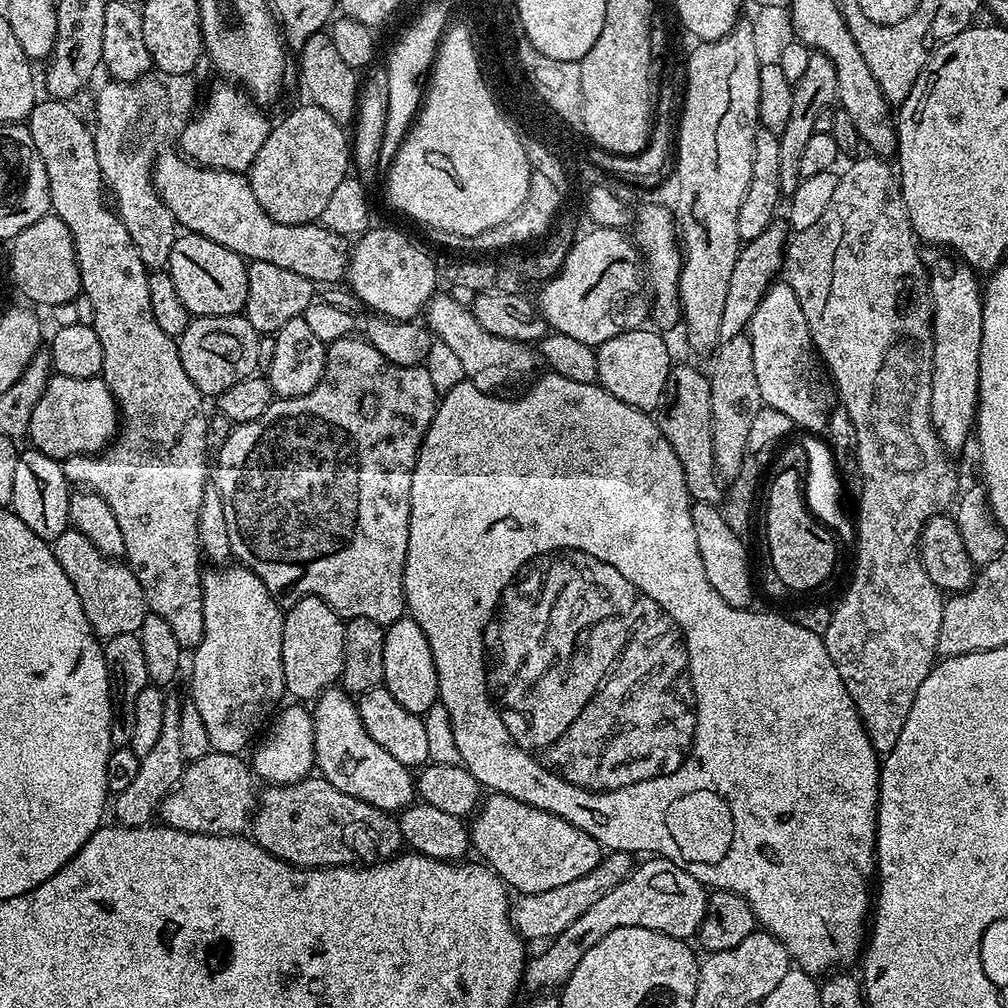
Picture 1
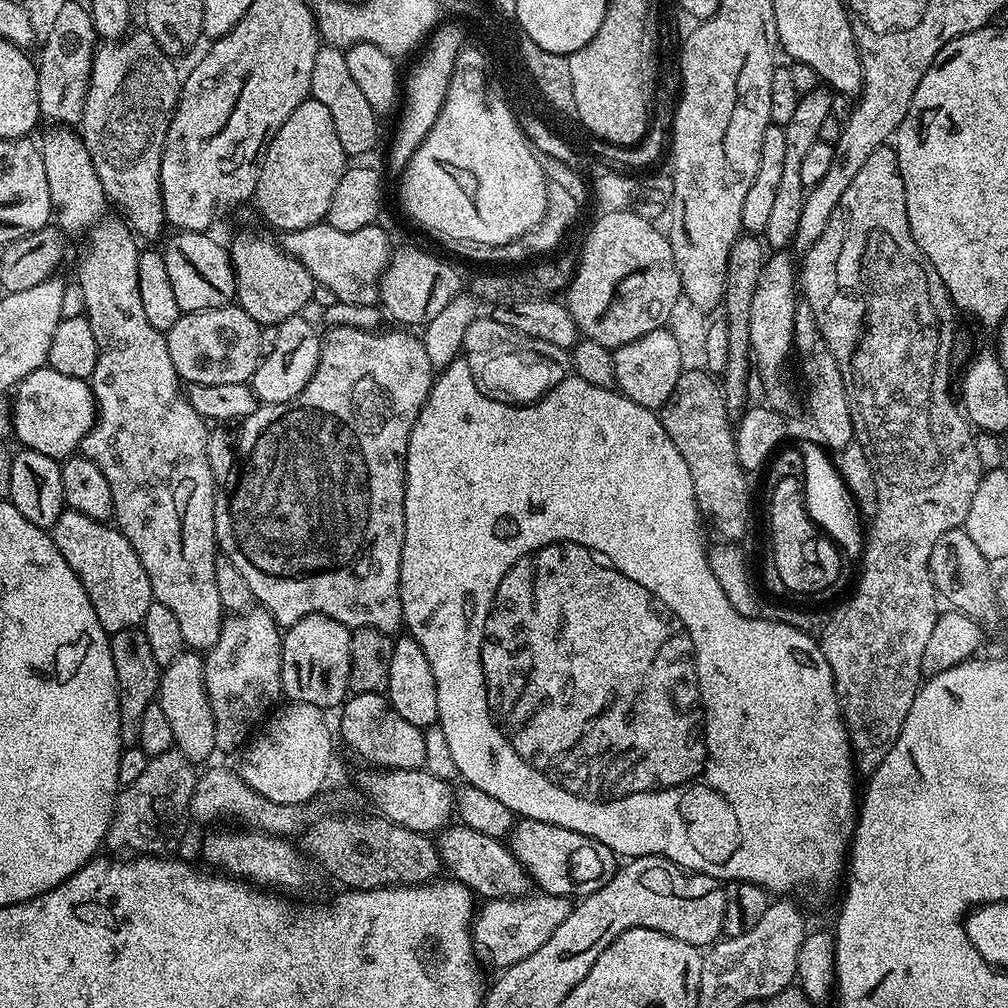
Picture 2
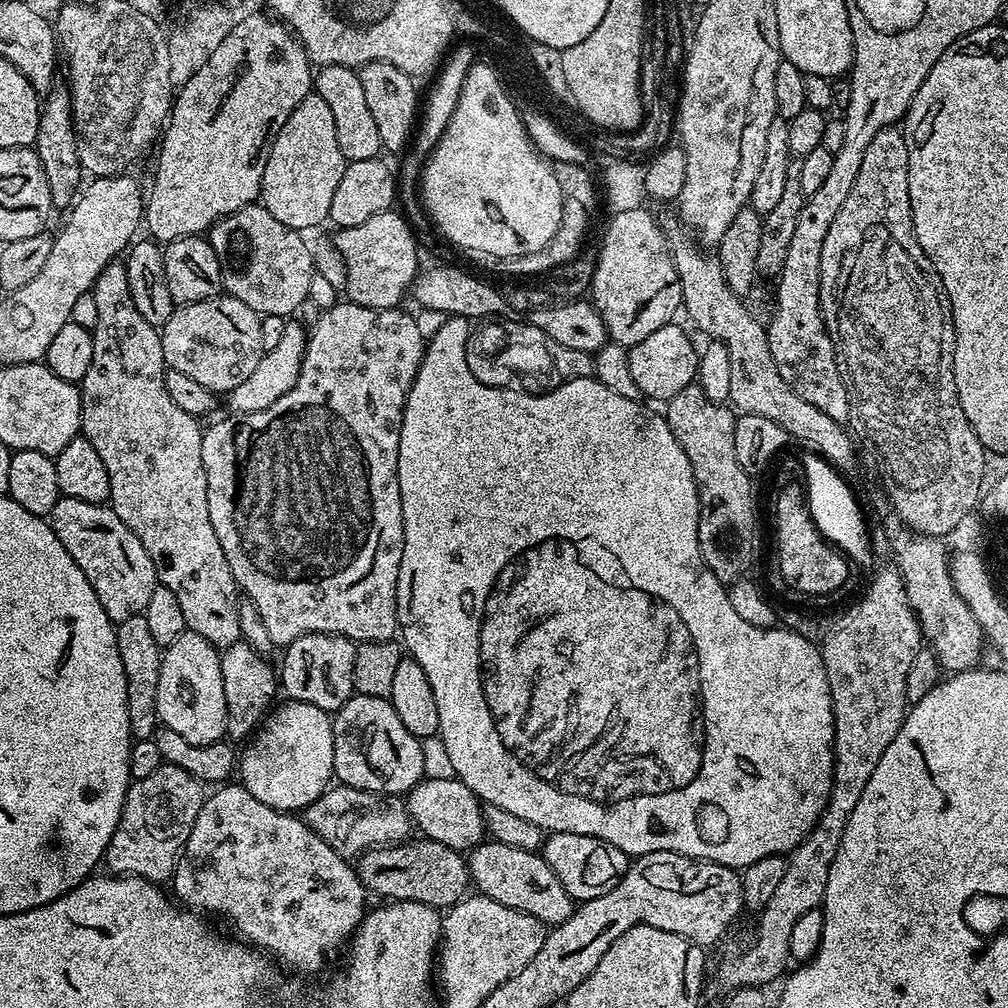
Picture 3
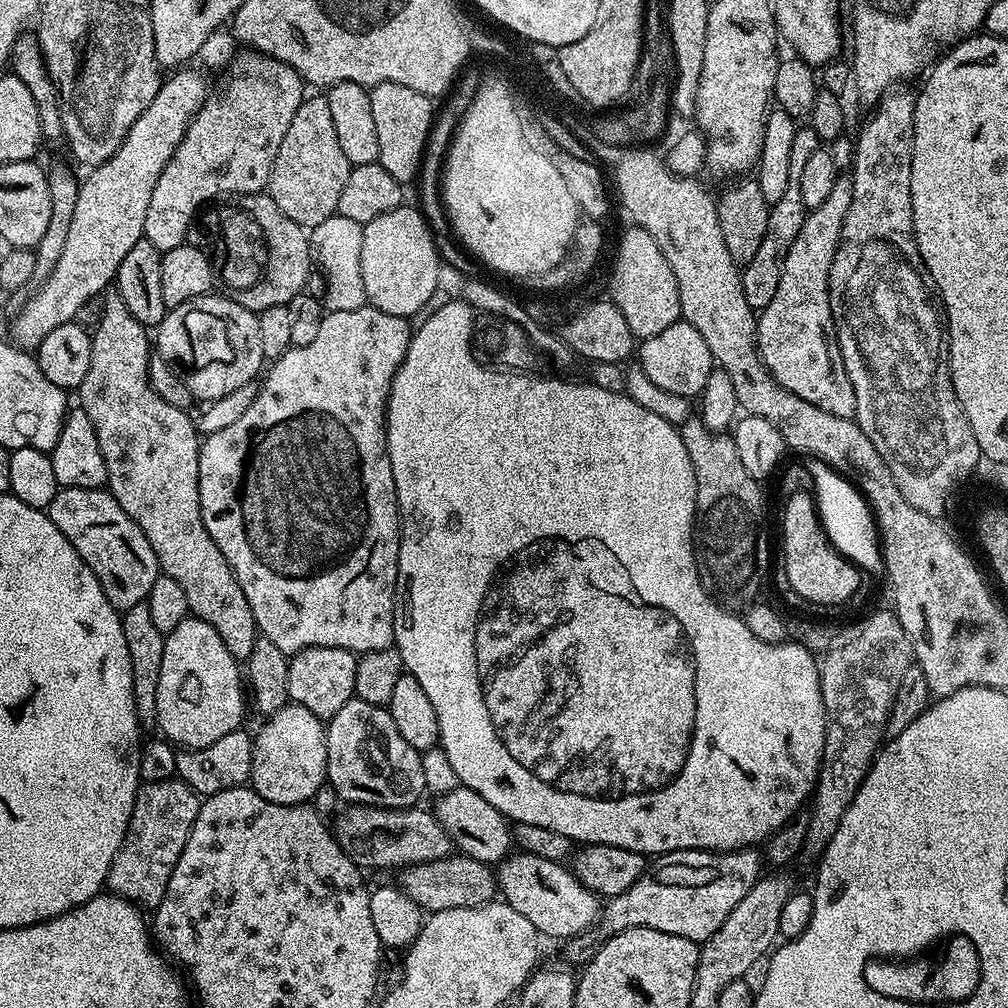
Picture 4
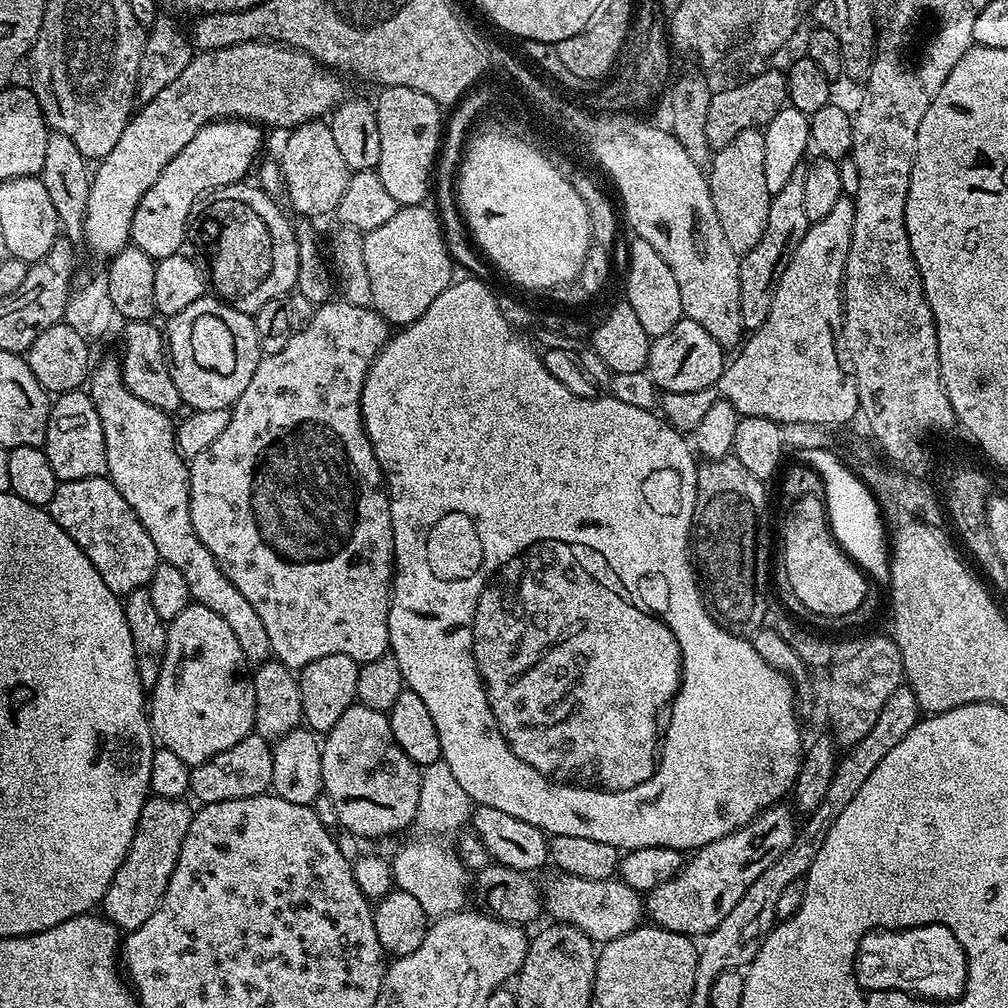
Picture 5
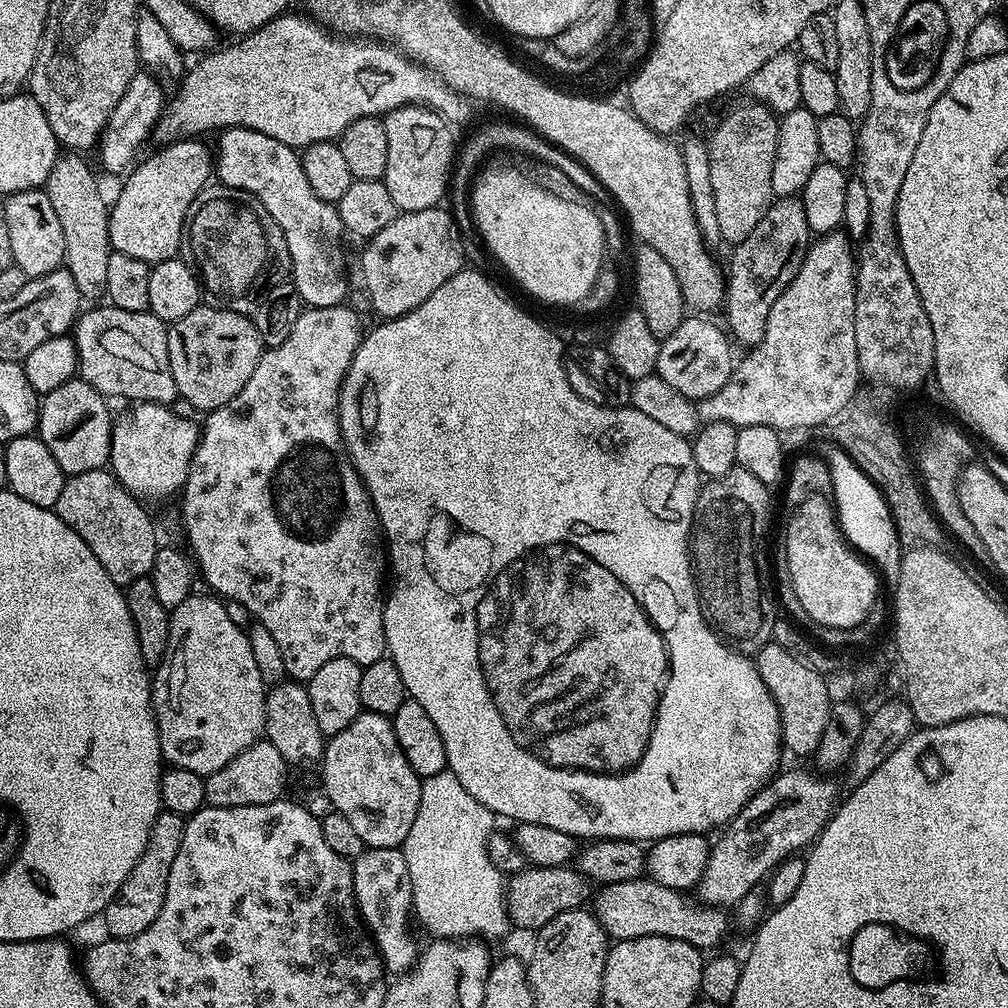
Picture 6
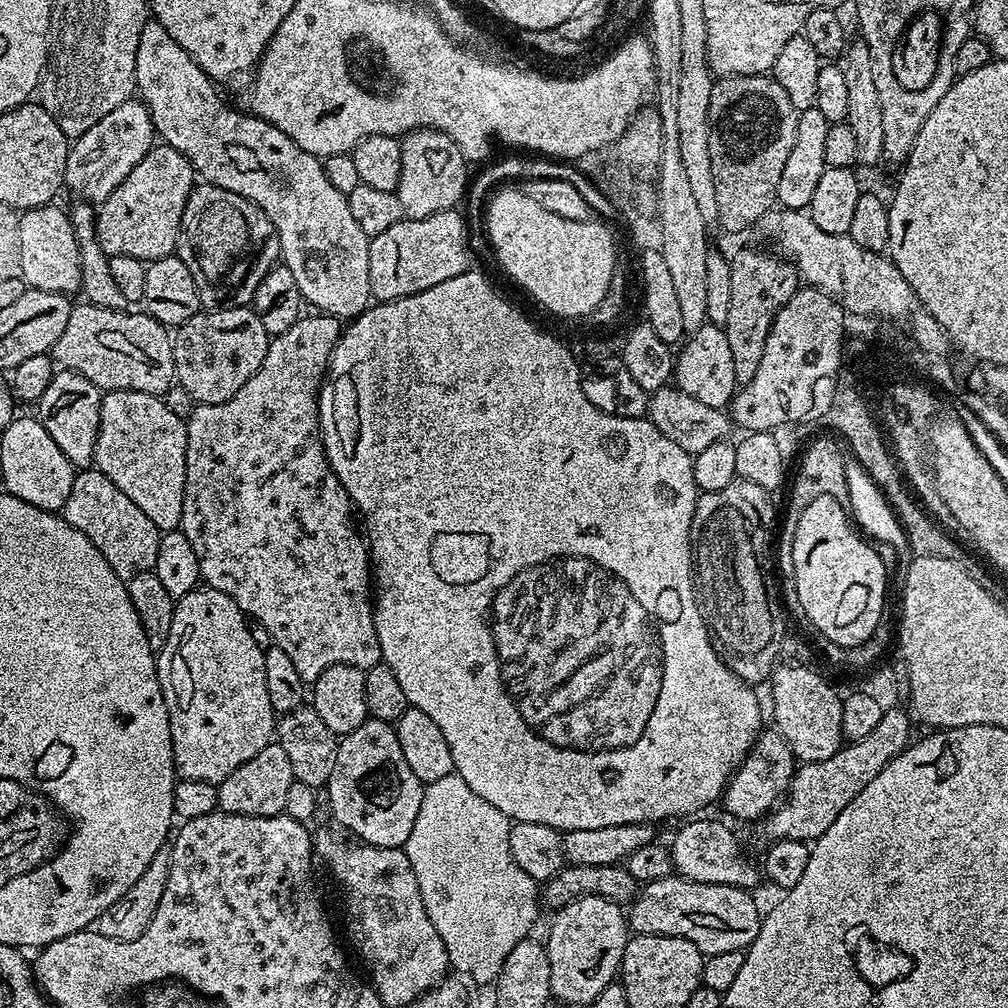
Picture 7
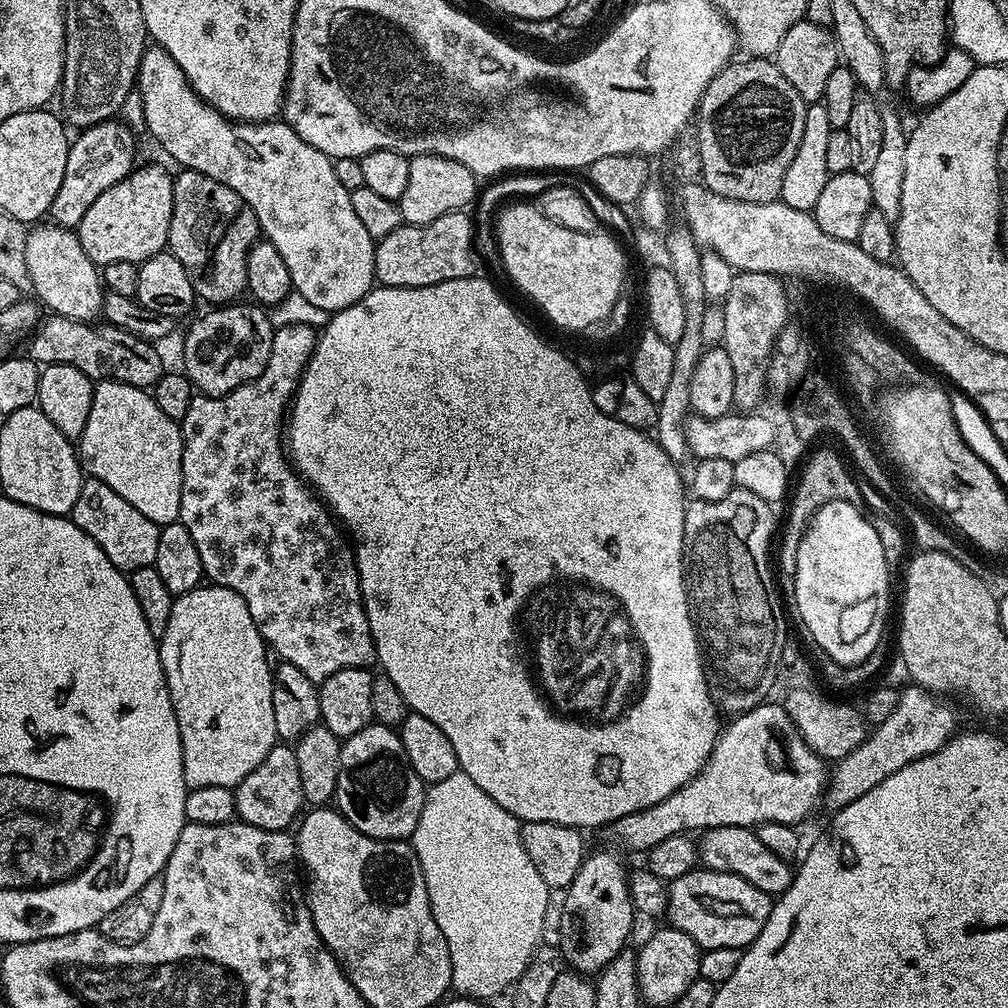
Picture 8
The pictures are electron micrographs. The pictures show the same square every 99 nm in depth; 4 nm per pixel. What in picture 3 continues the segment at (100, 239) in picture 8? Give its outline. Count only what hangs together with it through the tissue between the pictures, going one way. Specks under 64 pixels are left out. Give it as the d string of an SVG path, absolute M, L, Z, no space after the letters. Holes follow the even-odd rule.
M268 14L248 17L245 21L239 22L238 26L234 26L230 34L227 34L226 38L214 49L210 58L206 60L206 64L197 73L194 73L184 85L180 86L175 93L172 110L162 129L162 139L158 144L160 157L156 160L156 177L152 180L152 189L149 192L147 189L146 192L142 220L146 228L148 224L147 235L157 242L171 242L183 236L198 236L207 233L212 225L221 220L223 216L234 214L240 208L253 203L260 195L262 170L266 166L268 149L271 148L278 130L282 130L286 118L290 118L294 106L298 106L298 102L302 102L302 98L306 98L308 93L313 91L313 88L314 65L309 60L306 50L300 45L300 41L292 35L291 28L287 28L285 24L280 23L279 20Z

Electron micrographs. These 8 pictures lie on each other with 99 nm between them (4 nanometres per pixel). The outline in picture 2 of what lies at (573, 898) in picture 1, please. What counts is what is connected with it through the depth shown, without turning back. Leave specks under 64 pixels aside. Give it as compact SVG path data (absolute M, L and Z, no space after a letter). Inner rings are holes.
M529 894L507 900L489 900L481 903L475 913L470 929L472 947L481 961L490 963L496 970L509 968L511 964L530 958L562 922L571 914L573 901L567 896L549 896L547 894Z

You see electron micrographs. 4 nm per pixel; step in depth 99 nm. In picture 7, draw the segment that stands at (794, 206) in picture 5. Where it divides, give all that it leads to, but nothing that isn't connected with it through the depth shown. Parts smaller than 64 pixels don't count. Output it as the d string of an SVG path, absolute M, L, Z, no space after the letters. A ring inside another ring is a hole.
M737 251L730 263L730 308L723 329L730 342L730 355L734 358L734 378L737 385L743 386L758 374L766 338L778 310L797 290L798 273L791 260L772 252Z

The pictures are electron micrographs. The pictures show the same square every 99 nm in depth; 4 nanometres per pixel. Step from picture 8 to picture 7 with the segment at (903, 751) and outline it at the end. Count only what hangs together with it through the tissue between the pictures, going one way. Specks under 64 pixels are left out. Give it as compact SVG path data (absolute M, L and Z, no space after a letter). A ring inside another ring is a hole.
M903 707L885 711L877 728L872 733L860 741L845 743L830 758L813 764L801 763L792 776L790 795L783 803L763 817L762 825L764 824L764 832L768 835L767 839L769 841L802 840L815 842L822 834L826 834L826 830L830 830L831 824L834 823L834 818L838 818L838 814L842 814L842 810L846 810L846 806L850 806L850 802L854 802L854 798L888 765L889 760L894 759L899 752L908 747L910 743L908 735L912 732L912 724L908 721L909 713L907 711L904 713L904 711Z

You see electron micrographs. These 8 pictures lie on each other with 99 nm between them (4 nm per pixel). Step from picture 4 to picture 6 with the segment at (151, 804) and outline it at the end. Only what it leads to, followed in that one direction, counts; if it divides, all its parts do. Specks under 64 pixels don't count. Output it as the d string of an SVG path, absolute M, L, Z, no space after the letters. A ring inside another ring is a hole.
M161 811L160 817L150 830L150 838L146 842L146 850L138 862L134 862L134 870L122 882L118 894L108 901L102 913L104 928L109 937L128 940L132 936L142 934L154 918L158 918L158 910L162 910L166 898L166 886L170 878L170 866L174 866L174 854L178 854L180 839L184 833L185 817L176 816L173 812Z

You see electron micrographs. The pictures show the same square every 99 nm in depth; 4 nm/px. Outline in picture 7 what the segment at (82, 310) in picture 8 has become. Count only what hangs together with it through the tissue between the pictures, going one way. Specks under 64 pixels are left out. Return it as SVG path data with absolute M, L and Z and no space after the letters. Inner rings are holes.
M55 203L19 213L19 245L22 250L22 279L30 288L74 294L80 292L82 266L71 215Z

